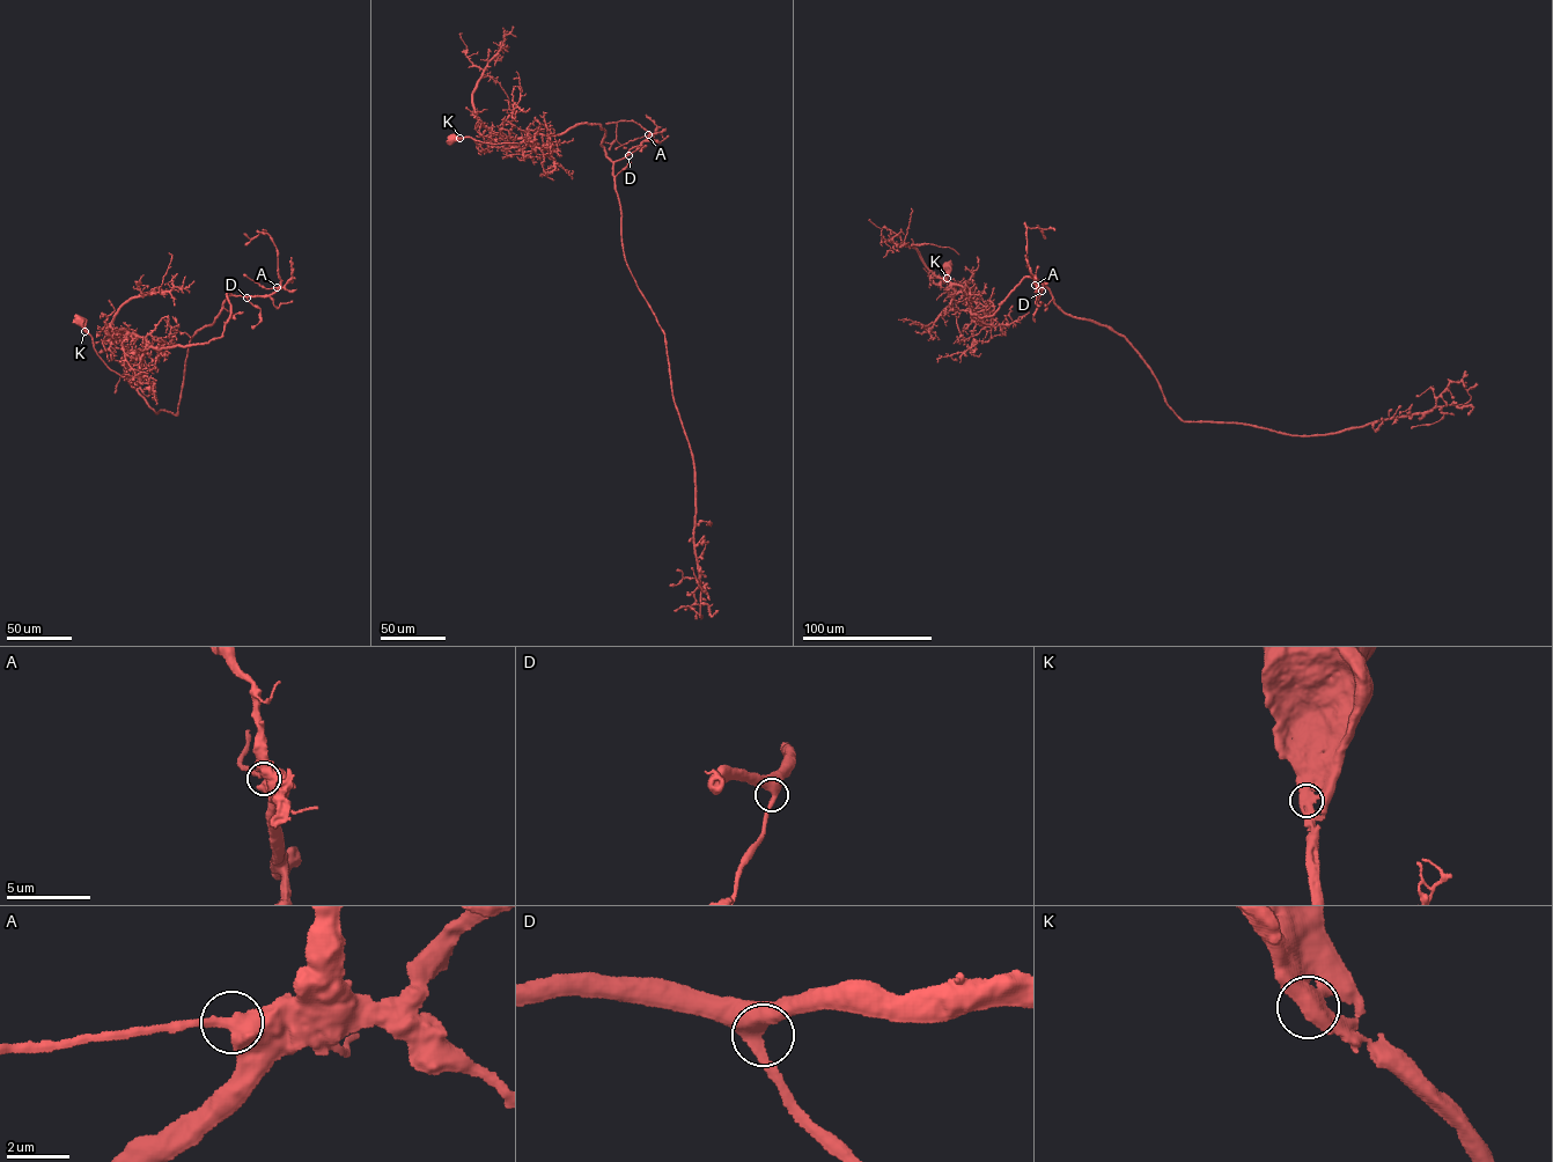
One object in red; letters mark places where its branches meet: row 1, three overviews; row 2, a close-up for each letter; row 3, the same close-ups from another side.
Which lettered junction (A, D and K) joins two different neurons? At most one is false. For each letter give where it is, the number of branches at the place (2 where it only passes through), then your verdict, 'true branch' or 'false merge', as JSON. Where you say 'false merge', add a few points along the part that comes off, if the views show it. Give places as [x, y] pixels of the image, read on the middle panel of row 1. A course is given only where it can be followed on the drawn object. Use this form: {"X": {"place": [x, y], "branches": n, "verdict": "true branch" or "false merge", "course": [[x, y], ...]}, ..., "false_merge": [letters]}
{"A": {"place": [648, 134], "branches": 2, "verdict": "true branch"}, "D": {"place": [628, 155], "branches": 2, "verdict": "true branch"}, "K": {"place": [459, 138], "branches": 2, "verdict": "true branch"}, "false_merge": []}

